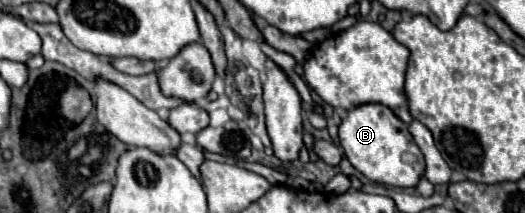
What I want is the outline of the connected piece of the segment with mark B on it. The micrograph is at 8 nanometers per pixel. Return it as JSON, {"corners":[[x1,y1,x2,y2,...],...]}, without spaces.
{"corners":[[360,104,348,110,338,124,340,146,350,164,368,180,386,186,416,186,424,172,424,156,408,132,408,126,384,104]]}

